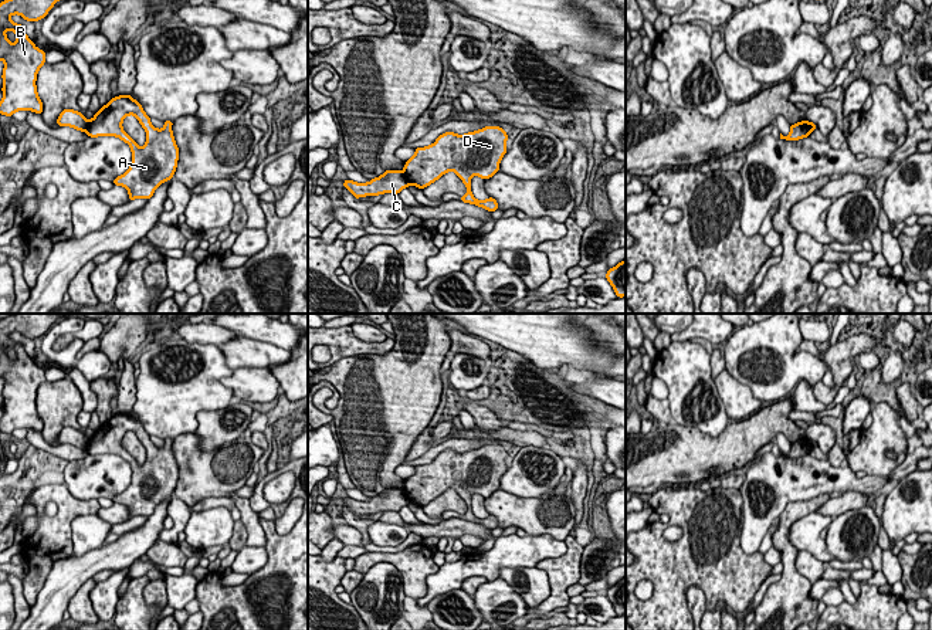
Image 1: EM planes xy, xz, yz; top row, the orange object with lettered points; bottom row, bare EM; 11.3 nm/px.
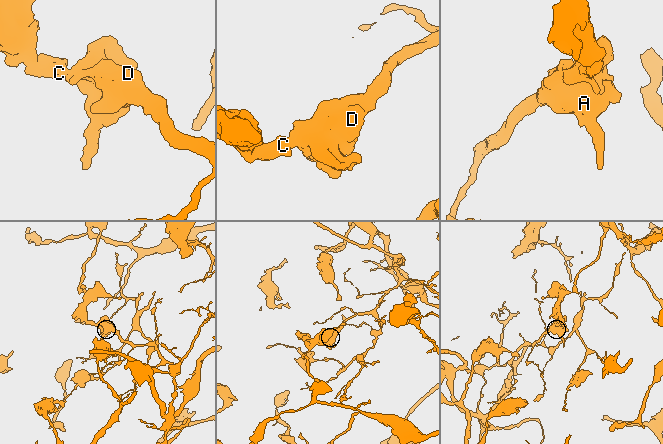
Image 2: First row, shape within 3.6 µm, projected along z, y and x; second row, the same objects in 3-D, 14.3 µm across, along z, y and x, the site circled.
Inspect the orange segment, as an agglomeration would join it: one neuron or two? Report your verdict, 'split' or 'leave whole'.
split

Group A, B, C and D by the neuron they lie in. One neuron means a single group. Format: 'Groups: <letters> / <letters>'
Groups: A D / B C

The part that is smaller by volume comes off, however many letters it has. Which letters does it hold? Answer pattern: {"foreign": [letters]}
{"foreign": ["A", "D"]}

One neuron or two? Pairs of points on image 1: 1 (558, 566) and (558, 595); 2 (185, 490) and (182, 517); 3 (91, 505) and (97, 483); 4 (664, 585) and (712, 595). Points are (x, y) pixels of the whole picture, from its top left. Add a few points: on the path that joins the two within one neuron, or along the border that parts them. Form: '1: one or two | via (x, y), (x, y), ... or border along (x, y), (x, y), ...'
1: one | via (558, 573), (558, 588)
2: two | border along (173, 494), (189, 508)
3: two | border along (64, 484), (77, 498), (97, 500)
4: one | via (677, 579), (700, 579), (702, 582)

